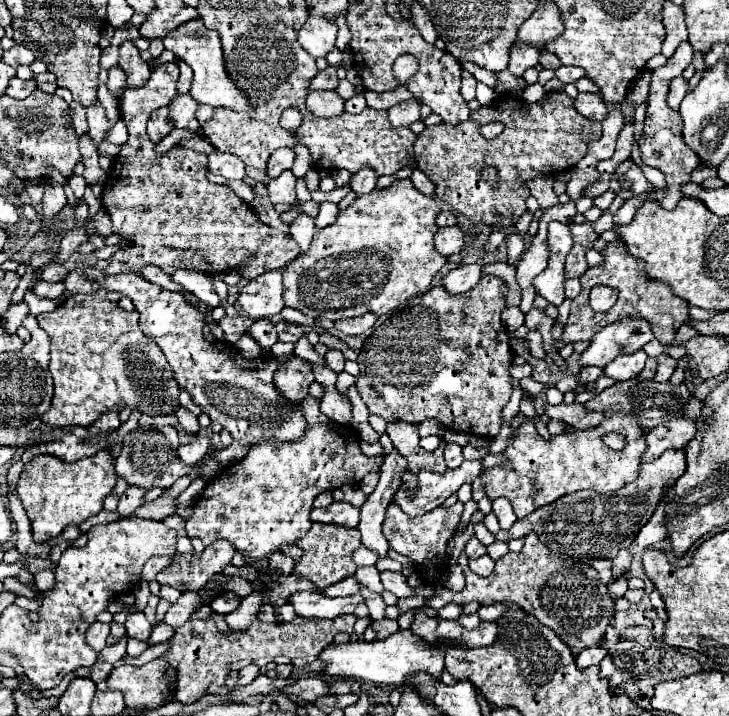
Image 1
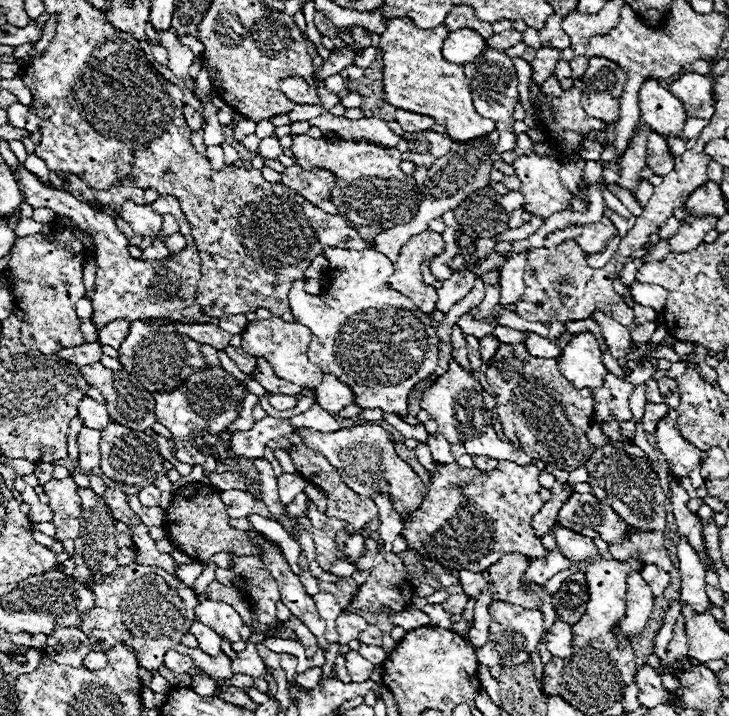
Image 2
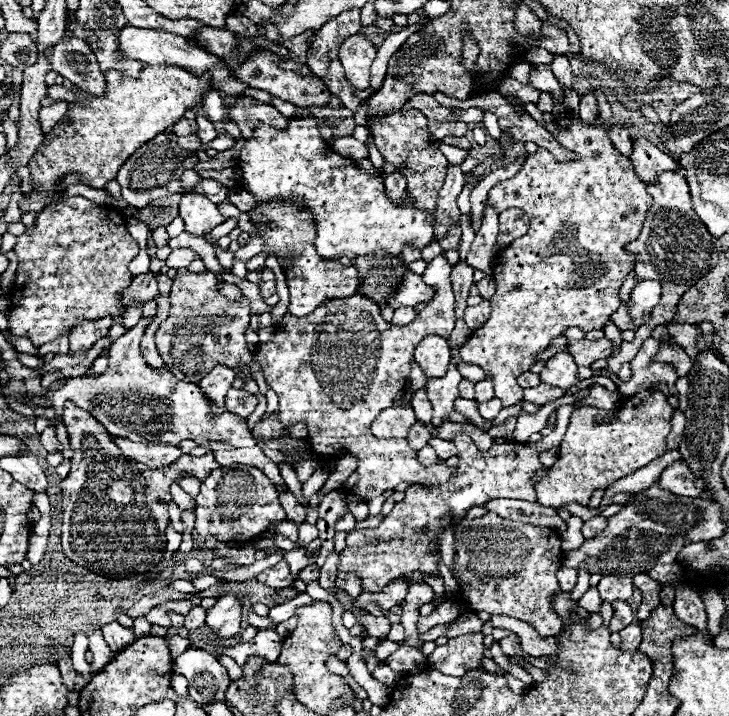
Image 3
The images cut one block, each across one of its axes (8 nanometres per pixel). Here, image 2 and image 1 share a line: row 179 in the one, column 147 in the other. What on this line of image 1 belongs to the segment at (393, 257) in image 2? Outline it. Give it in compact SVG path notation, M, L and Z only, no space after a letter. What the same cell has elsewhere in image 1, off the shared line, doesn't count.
M174 426L158 428L136 428L124 436L122 452L116 458L116 474L122 476L130 486L144 490L150 488L170 488L180 476L188 474L190 468L178 456L178 430Z

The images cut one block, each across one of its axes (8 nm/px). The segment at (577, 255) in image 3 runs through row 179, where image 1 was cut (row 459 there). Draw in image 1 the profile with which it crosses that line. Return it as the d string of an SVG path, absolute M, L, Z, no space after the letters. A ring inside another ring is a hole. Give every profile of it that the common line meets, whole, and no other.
M612 414L604 418L604 422L596 428L588 428L584 432L574 434L558 434L552 438L542 438L536 430L536 426L526 420L518 426L518 430L512 434L508 448L504 454L508 454L512 468L486 468L484 484L486 484L486 496L490 500L494 498L508 498L514 506L514 512L518 518L528 516L530 512L538 510L544 504L550 504L552 500L576 492L576 490L596 490L600 494L620 490L624 484L632 482L636 478L636 470L640 468L640 454L644 452L644 432L636 424L632 416L624 418L622 414ZM606 432L622 432L628 440L628 444L622 450L612 450L604 446L602 436Z

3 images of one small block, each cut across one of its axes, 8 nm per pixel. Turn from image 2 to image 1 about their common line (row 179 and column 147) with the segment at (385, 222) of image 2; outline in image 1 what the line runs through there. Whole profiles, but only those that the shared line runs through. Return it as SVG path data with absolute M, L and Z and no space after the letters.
M100 288L94 294L78 294L48 314L38 314L40 328L50 336L50 374L53 378L54 394L50 410L42 414L42 420L50 426L90 426L98 414L112 408L140 408L144 414L174 414L178 408L178 384L166 362L164 352L154 340L144 336L138 324L138 312L126 312L119 306L122 295Z

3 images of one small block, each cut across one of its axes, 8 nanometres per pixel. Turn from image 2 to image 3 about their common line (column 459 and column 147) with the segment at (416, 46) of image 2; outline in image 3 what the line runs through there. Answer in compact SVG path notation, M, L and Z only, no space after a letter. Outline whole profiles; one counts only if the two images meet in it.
M166 64L142 68L140 78L122 78L122 72L108 70L104 96L84 96L84 92L76 90L76 102L68 104L70 120L56 124L44 137L44 142L38 148L38 152L28 162L36 194L42 194L42 196L28 194L30 198L26 202L20 202L20 208L28 212L40 212L44 206L48 206L48 202L52 202L54 196L60 194L58 180L70 172L80 172L82 180L92 188L104 188L110 180L116 178L116 172L120 170L120 166L128 160L128 156L132 156L132 152L136 152L136 148L140 148L140 144L146 144L156 134L162 134L168 128L172 128L172 124L176 124L184 116L186 110L194 108L196 104L204 100L204 94L208 90L212 90L210 74L194 76L192 72L180 66L166 66Z

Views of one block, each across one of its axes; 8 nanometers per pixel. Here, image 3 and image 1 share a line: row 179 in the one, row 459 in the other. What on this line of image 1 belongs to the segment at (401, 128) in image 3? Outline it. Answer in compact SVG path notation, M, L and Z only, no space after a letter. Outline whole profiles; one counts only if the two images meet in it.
M390 422L386 428L386 434L390 436L394 448L408 460L408 470L416 474L418 470L426 468L432 472L446 472L446 462L442 456L444 444L436 448L434 452L426 452L420 446L420 436L416 424L410 422Z

